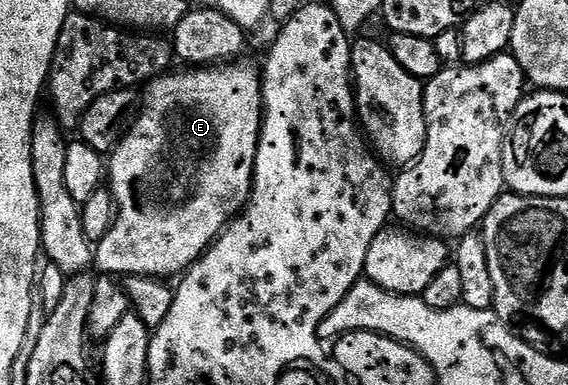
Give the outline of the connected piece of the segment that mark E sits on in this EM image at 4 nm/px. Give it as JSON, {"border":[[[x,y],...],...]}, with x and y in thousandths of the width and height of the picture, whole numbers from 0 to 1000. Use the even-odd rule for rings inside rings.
{"border":[[[430,153],[414,164],[389,164],[364,174],[331,174],[326,190],[298,184],[287,200],[275,200],[259,213],[250,242],[250,281],[243,301],[231,317],[229,332],[211,358],[202,387],[197,390],[187,418],[187,460],[194,473],[197,517],[204,525],[204,564],[197,574],[194,600],[178,626],[165,636],[165,688],[183,714],[211,714],[229,719],[278,719],[303,725],[312,714],[322,714],[336,699],[338,686],[350,673],[373,639],[375,626],[394,603],[403,574],[417,561],[444,512],[444,457],[447,455],[447,423],[451,395],[458,369],[458,325],[465,314],[465,236],[461,229],[461,190],[456,177],[435,169]]]}

